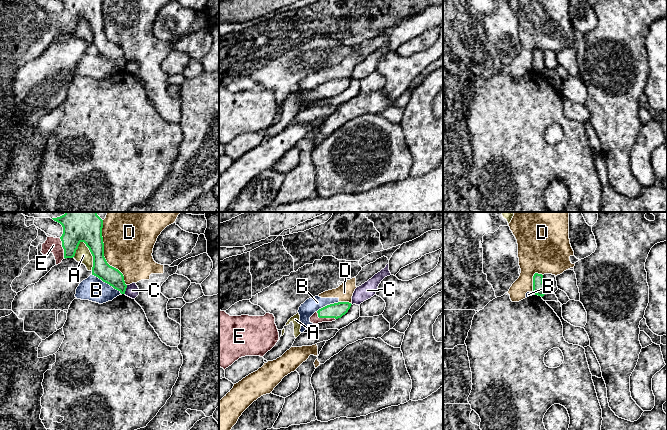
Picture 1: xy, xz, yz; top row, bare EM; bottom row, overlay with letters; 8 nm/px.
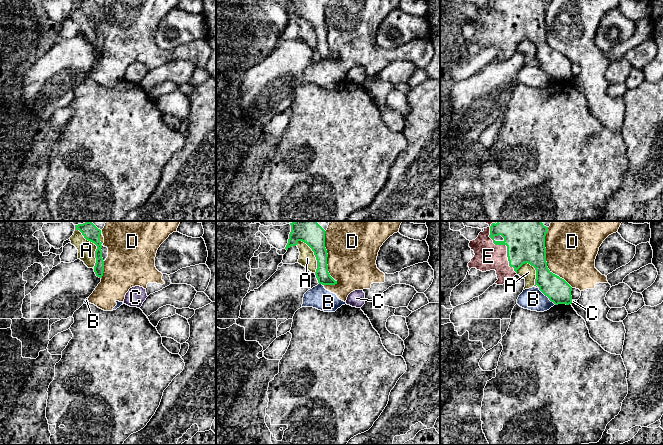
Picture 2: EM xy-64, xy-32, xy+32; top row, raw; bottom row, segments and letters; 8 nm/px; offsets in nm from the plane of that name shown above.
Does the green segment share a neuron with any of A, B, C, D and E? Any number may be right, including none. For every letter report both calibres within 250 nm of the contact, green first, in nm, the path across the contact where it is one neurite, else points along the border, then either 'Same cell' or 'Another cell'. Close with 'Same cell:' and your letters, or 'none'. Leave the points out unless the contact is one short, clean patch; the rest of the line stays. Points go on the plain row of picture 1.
A: Thickness 180 nm (green) against 130 nm. Another cell
B: Thickness 140 nm (green) against 190 nm. Boundary: xy (92, 50), (111, 61), (121, 70). Another cell
C: Thickness 140 nm (green) against 110 nm. Boundary: xy (127, 61), (124, 69). Another cell
D: Thickness 180 nm (green) against 380 nm. Another cell
E: Thickness 120 nm (green) against 70 nm. Same cell
Same cell: E

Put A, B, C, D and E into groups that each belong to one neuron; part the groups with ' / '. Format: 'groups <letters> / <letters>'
groups A / B D / C / E

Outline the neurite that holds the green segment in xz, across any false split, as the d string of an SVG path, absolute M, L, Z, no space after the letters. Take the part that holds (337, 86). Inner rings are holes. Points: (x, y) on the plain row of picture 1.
M338 78L334 80L327 81L317 88L315 88L310 93L310 98L313 100L318 100L322 98L332 98L338 94L345 91L351 83L349 78Z

